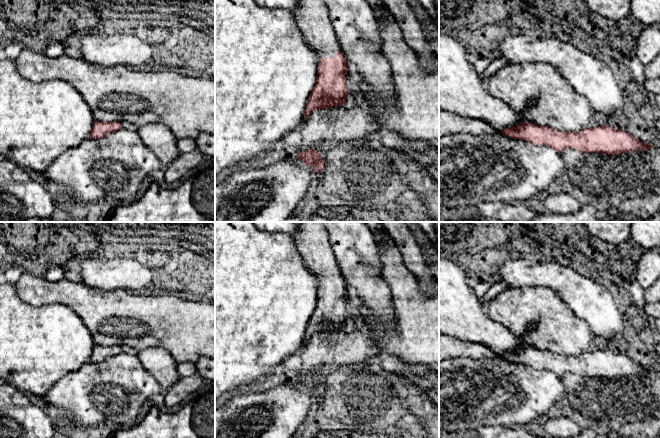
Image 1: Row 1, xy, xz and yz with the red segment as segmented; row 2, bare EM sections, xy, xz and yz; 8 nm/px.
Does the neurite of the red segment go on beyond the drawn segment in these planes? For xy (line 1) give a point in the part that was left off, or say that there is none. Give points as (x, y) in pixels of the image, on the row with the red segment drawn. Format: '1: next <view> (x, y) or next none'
1: next none

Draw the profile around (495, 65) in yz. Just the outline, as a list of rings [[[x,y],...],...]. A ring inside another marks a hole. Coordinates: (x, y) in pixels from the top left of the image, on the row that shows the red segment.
[[[502,56],[494,60],[491,60],[489,65],[481,75],[481,79],[486,82],[491,76],[493,76],[497,71],[499,71],[507,64],[508,64],[507,59]]]

